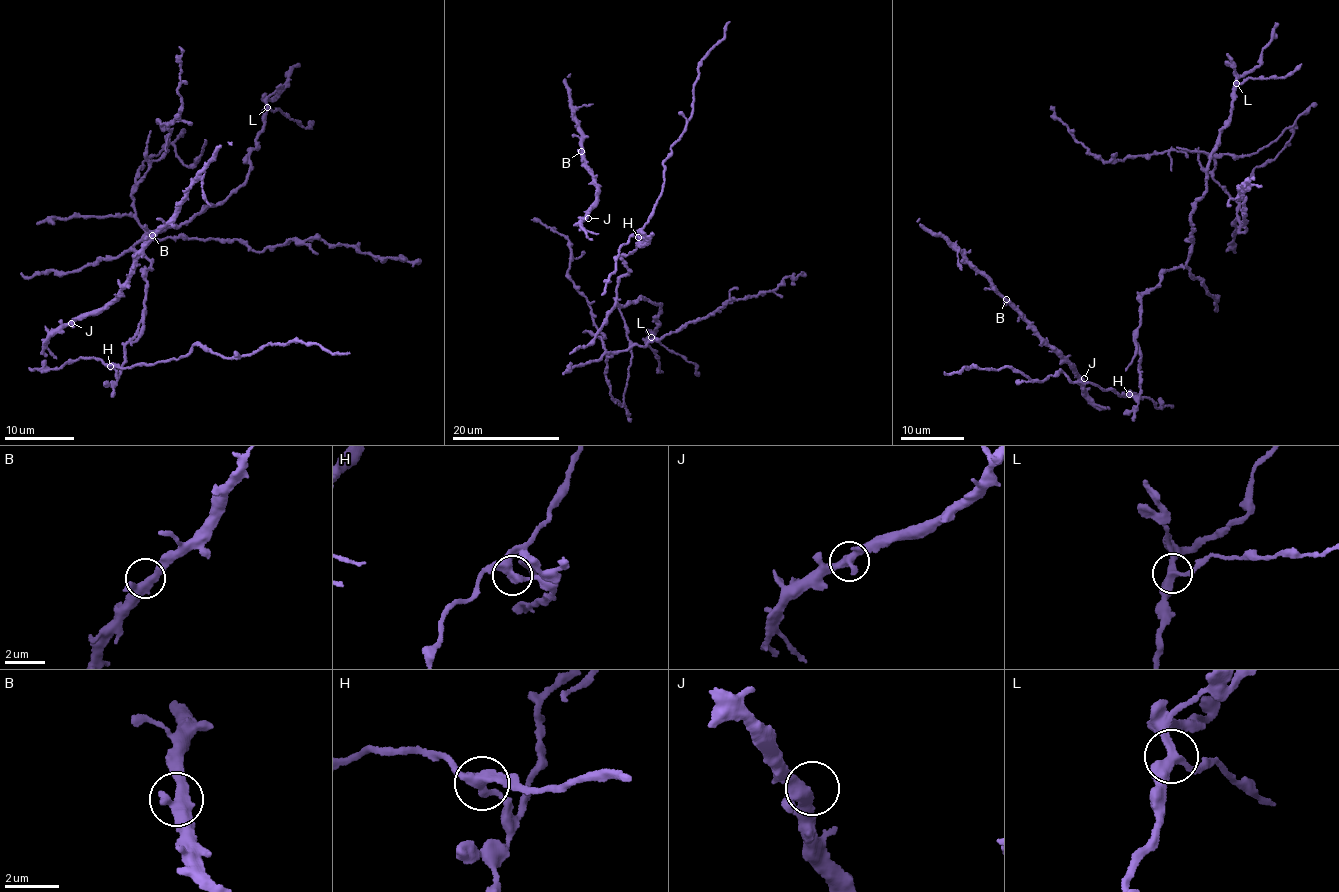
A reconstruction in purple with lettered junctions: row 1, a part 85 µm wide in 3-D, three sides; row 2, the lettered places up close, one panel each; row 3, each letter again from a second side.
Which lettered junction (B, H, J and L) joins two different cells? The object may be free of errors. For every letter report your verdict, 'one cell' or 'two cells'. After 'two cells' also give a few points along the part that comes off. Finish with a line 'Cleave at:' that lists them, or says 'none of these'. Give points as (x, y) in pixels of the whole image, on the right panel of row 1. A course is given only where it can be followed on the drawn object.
B: one cell
H: two cells | (1129, 394), (1070, 381), (1060, 372), (1042, 381), (1010, 368), (963, 366), (959, 373), (945, 372)
J: one cell
L: one cell
Cleave at: H

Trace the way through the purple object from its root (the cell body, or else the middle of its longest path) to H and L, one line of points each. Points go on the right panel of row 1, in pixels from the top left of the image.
H: (1191, 211), (1185, 264), (1166, 269), (1141, 296), (1140, 390), (1129, 394)
L: (1191, 211), (1207, 186), (1209, 156), (1228, 120), (1232, 89), (1236, 83)

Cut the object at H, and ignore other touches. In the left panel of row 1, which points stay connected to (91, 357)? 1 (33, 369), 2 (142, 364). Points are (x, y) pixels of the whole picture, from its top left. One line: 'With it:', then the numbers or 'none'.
With it: 1, 2

